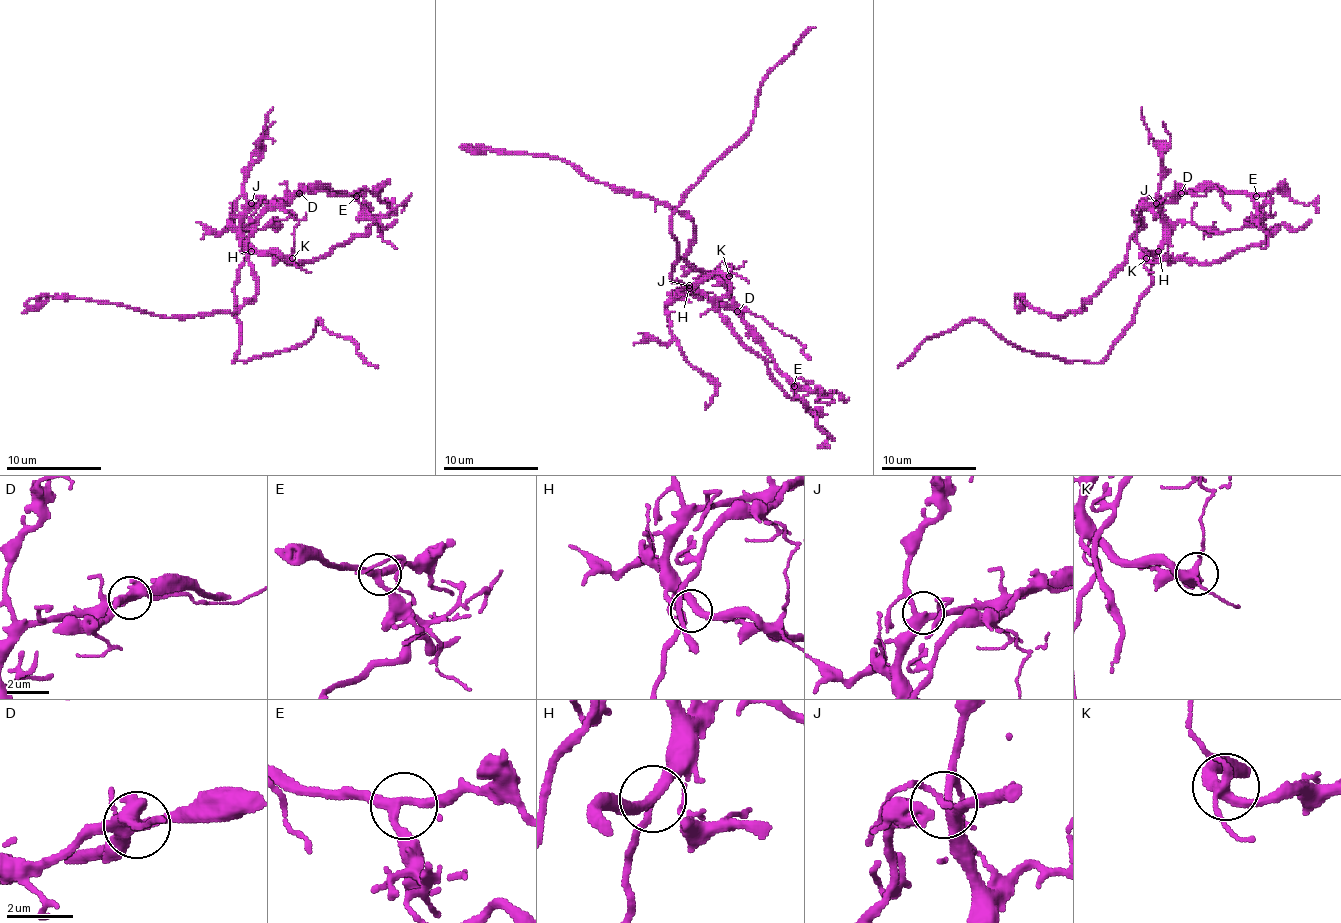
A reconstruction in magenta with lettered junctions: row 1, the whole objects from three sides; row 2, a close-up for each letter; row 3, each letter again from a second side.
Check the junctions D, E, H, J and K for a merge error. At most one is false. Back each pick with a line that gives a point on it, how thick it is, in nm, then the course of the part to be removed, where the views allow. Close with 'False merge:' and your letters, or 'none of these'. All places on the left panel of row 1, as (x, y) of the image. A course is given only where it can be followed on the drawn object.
False merge: none of these

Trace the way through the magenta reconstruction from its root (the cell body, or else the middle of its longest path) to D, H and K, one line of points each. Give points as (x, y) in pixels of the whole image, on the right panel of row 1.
D: (1165, 227), (1161, 205), (1182, 193)
H: (1165, 227), (1165, 241), (1158, 251)
K: (1165, 227), (1165, 241), (1156, 251), (1149, 251), (1144, 255), (1146, 258)

